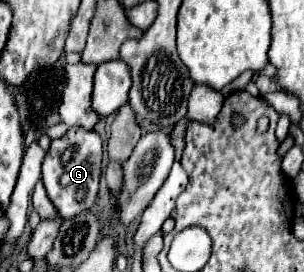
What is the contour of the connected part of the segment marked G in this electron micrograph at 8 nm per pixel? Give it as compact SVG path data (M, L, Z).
M71 127L63 137L51 141L51 147L43 159L41 179L61 219L71 219L95 205L101 177L101 155L103 143L99 133L85 131L83 127Z

